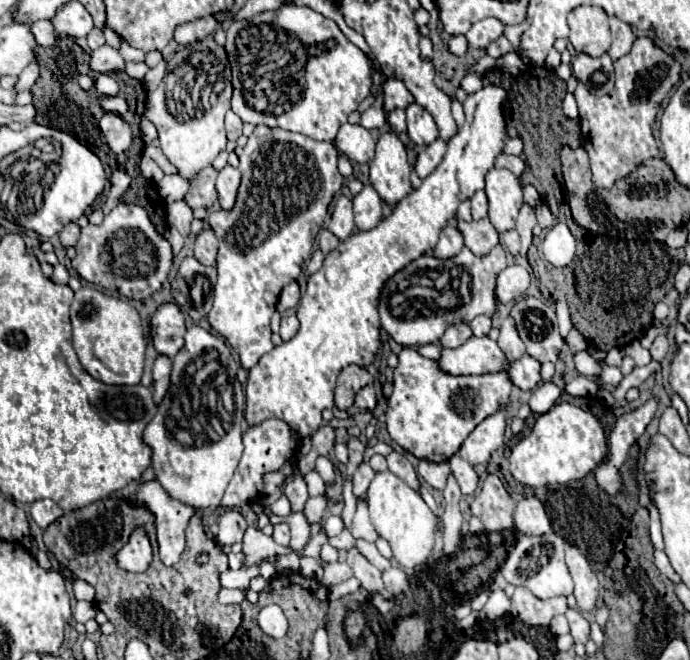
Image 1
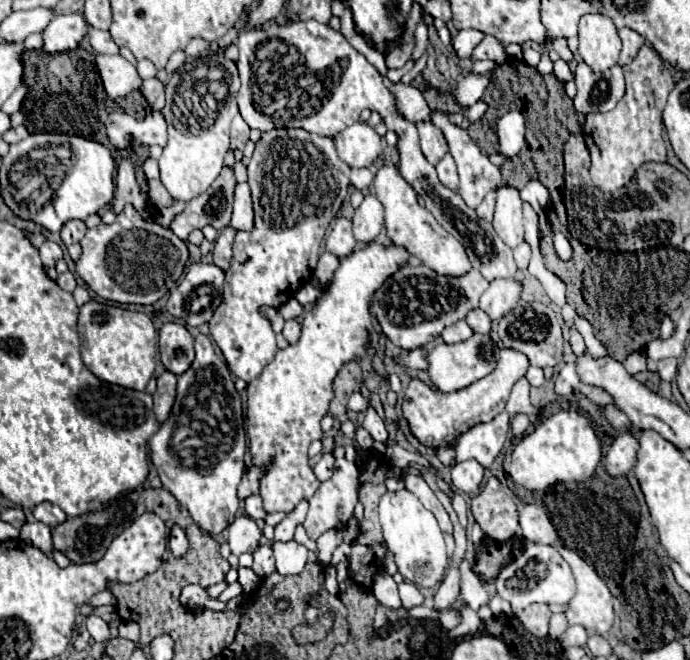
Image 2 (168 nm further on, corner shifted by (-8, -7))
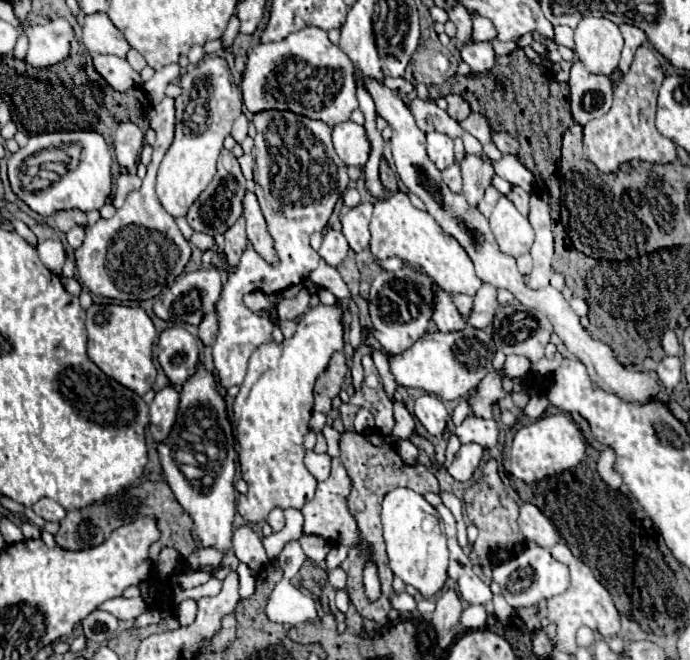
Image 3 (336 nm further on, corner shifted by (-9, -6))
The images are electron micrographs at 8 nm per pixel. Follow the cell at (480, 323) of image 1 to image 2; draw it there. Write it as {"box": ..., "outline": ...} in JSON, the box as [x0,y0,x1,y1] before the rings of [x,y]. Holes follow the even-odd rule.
{"box":[465,308,491,334],"outline":[[[479,308],[477,310],[469,310],[467,316],[465,316],[465,322],[471,326],[473,332],[479,332],[479,334],[489,334],[491,332],[489,316],[485,316],[485,312],[481,312]]]}

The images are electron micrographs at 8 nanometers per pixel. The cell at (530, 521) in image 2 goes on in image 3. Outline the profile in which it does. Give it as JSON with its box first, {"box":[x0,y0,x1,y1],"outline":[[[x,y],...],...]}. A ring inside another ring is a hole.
{"box":[518,503,560,549],"outline":[[[524,503],[520,507],[518,525],[527,541],[534,541],[546,549],[554,547],[560,541],[560,535],[550,523],[550,519],[532,503]]]}

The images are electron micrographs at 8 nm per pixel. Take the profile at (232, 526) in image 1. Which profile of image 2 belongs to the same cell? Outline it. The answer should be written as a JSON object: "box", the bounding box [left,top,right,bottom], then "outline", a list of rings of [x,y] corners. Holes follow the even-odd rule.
{"box":[227,516,261,556],"outline":[[[239,516],[233,520],[233,524],[227,528],[229,536],[227,542],[231,546],[231,552],[235,556],[243,554],[243,552],[255,552],[257,546],[261,544],[261,530],[257,528],[255,520],[251,520],[249,516]]]}

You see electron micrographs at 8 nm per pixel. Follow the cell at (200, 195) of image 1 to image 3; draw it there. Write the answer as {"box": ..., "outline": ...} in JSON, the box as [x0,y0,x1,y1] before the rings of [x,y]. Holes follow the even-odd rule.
{"box":[186,151,246,235],"outline":[[[222,151],[218,159],[218,173],[212,179],[212,183],[200,193],[200,197],[190,207],[186,219],[194,231],[202,231],[208,235],[224,233],[228,227],[234,225],[234,221],[242,215],[242,197],[246,193],[246,179],[240,171],[238,159],[232,155],[232,151]]]}

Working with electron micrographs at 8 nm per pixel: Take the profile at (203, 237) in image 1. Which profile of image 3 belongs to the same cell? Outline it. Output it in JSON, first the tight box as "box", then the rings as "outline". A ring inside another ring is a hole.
{"box":[224,219,248,267],"outline":[[[238,219],[238,223],[234,223],[234,227],[230,227],[230,231],[224,233],[224,239],[226,239],[226,245],[224,245],[226,263],[230,267],[236,267],[248,241],[246,231],[244,231],[244,219]]]}

